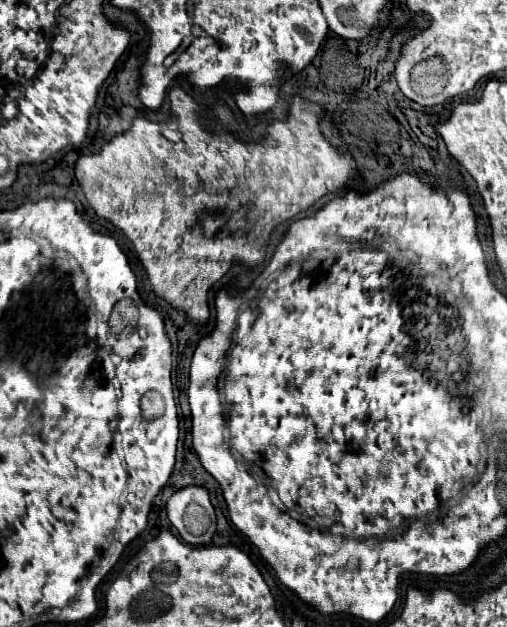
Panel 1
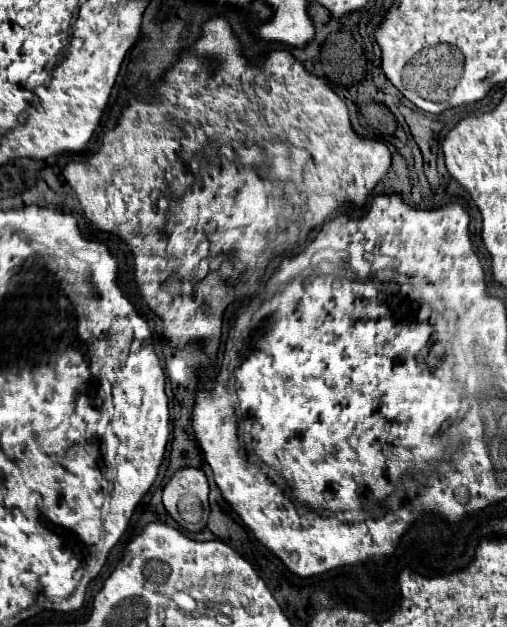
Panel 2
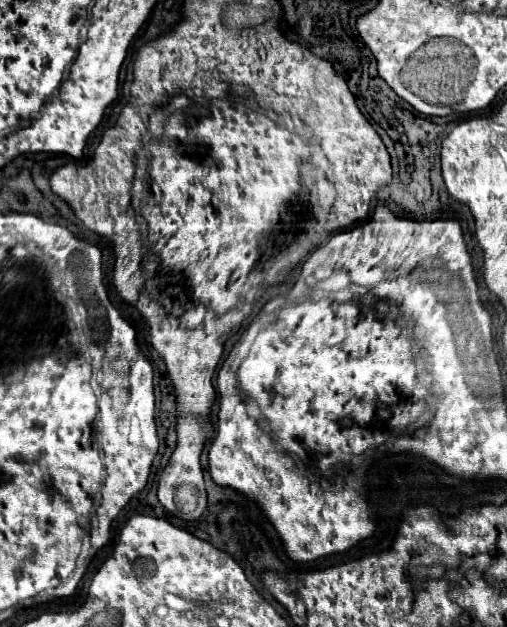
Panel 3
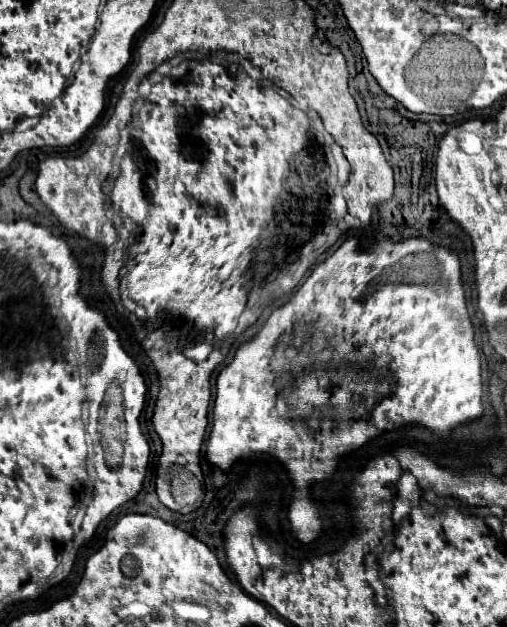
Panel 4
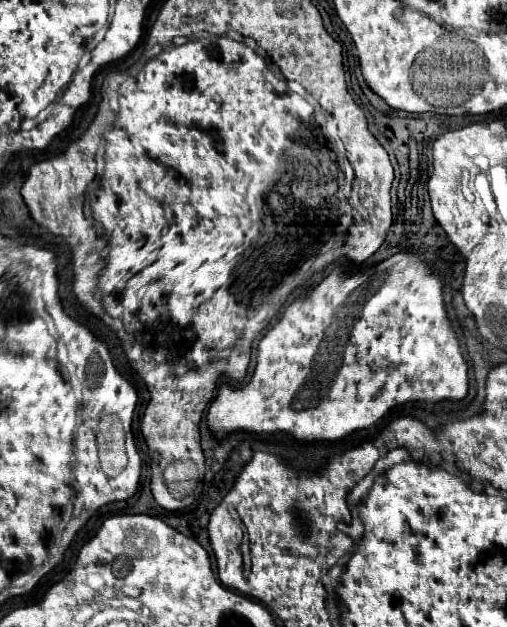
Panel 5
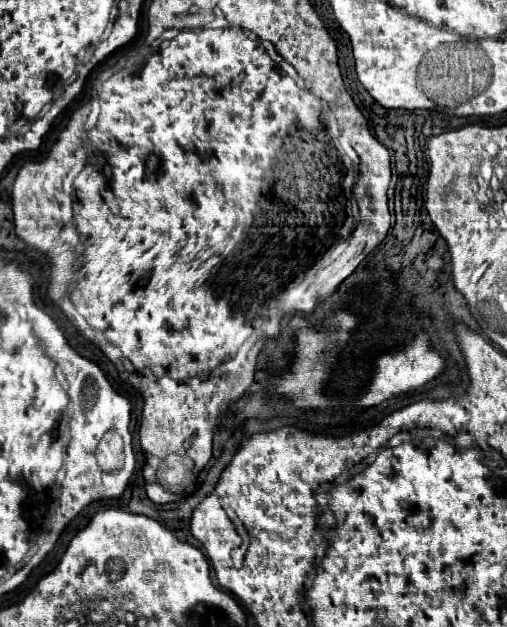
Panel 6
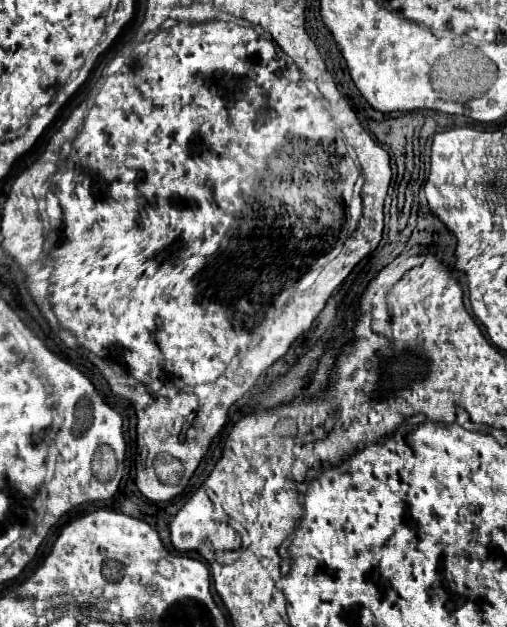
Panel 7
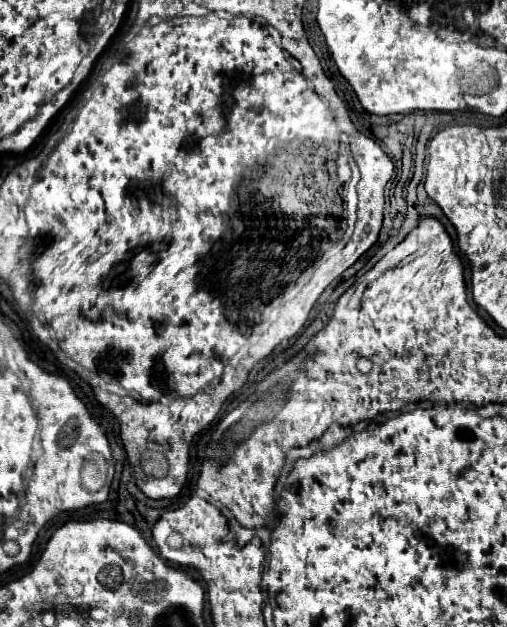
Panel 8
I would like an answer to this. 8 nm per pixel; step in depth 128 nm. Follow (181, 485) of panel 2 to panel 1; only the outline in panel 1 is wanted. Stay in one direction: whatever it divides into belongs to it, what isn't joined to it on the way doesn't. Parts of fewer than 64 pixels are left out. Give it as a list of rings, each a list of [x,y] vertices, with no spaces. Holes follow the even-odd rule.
[[[184,486],[176,490],[168,504],[168,518],[178,528],[180,536],[190,544],[208,544],[212,538],[212,532],[216,532],[216,516],[214,508],[208,498],[208,490],[202,486]],[[184,516],[206,516],[206,532],[200,536],[194,536],[184,526]]]

